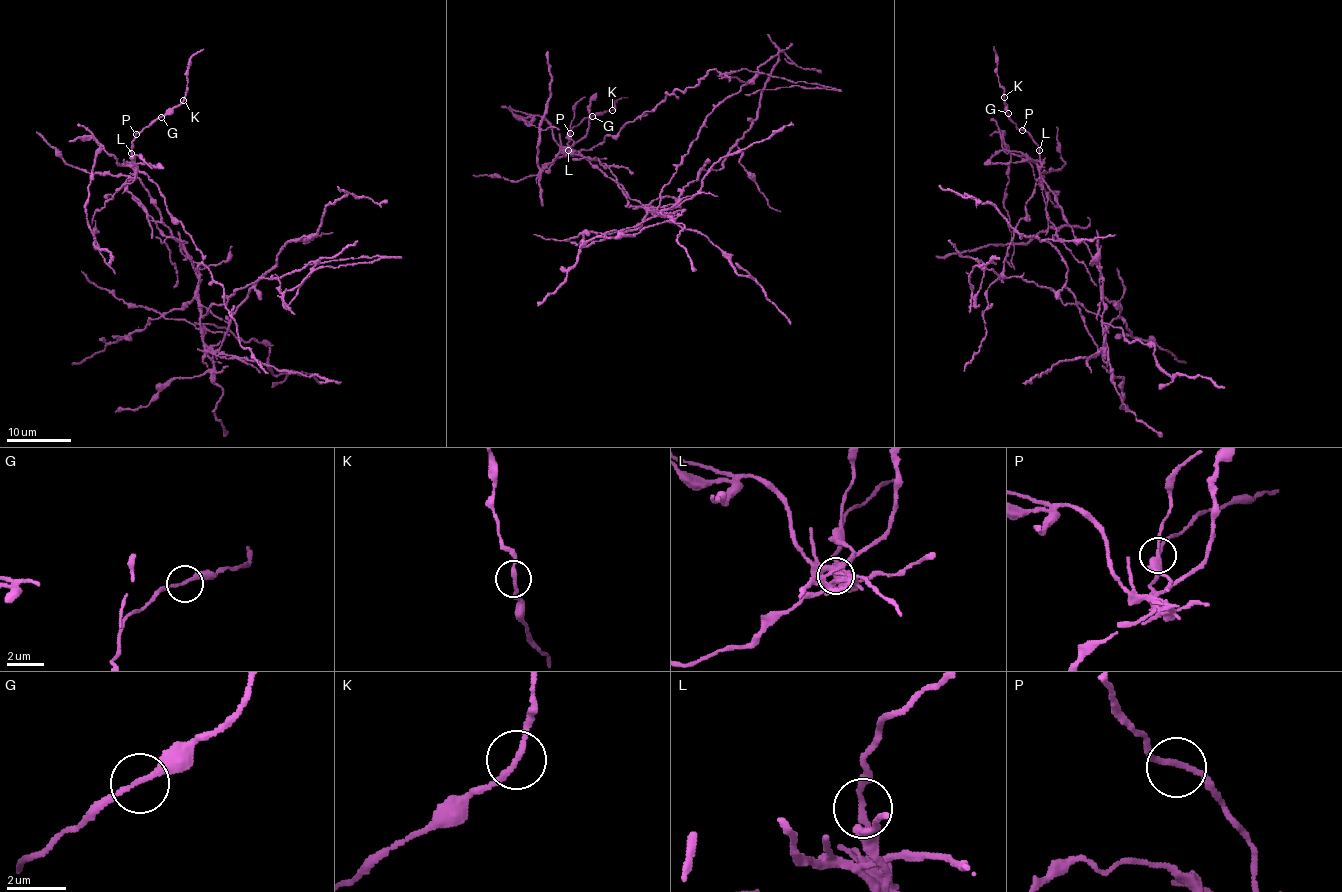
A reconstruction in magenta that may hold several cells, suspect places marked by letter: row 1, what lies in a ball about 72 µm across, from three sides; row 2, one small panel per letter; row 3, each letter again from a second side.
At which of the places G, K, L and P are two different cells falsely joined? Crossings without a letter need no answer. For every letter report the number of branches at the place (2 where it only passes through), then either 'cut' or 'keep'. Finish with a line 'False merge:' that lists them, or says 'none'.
G: 2 branches meet; keep
K: 2 branches meet; keep
L: 2 branches meet; cut
P: 2 branches meet; keep
False merge: L

